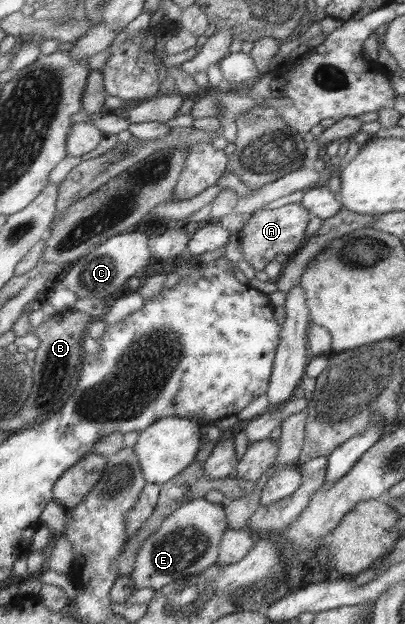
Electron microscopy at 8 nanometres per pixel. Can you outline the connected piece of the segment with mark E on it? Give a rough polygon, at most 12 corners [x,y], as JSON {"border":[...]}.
{"border":[[187,501],[143,542],[128,576],[153,591],[216,563],[224,503]]}

